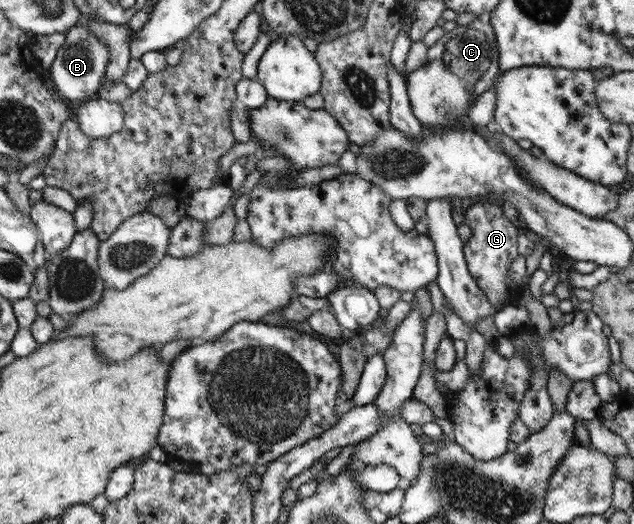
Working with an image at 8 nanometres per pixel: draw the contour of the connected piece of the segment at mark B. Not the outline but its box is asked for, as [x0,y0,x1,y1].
[50,16,110,102]

